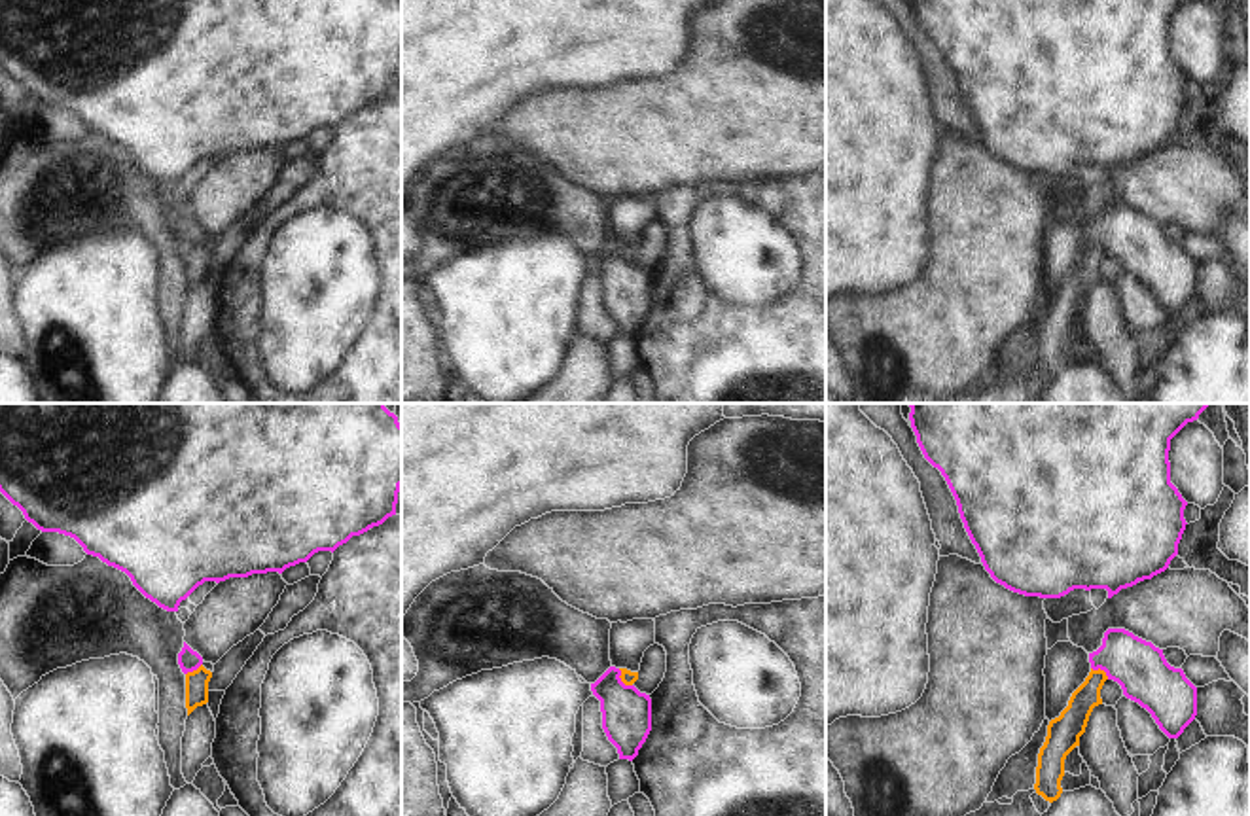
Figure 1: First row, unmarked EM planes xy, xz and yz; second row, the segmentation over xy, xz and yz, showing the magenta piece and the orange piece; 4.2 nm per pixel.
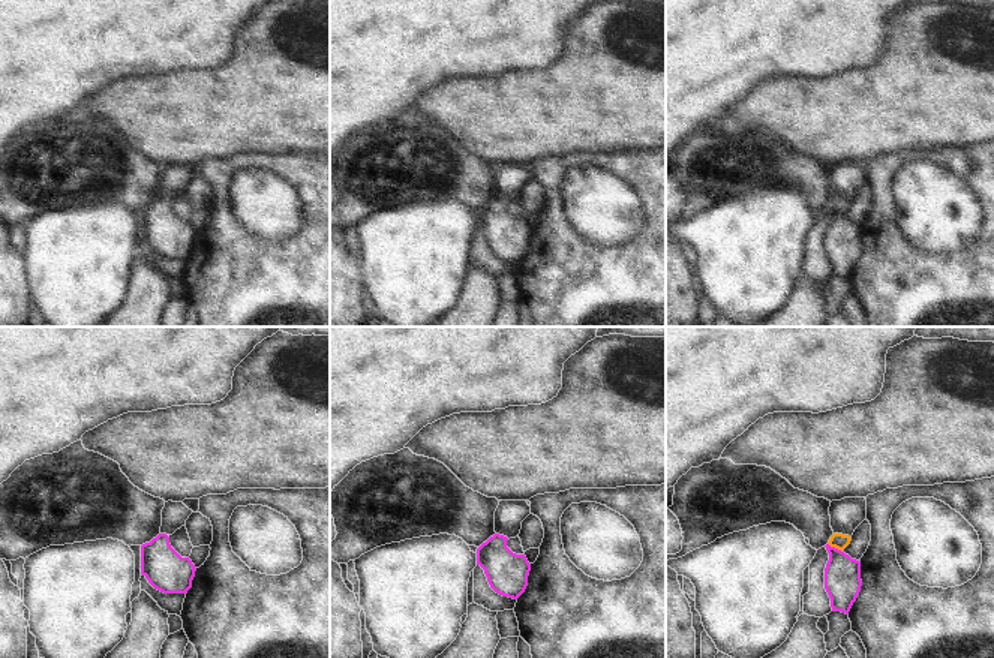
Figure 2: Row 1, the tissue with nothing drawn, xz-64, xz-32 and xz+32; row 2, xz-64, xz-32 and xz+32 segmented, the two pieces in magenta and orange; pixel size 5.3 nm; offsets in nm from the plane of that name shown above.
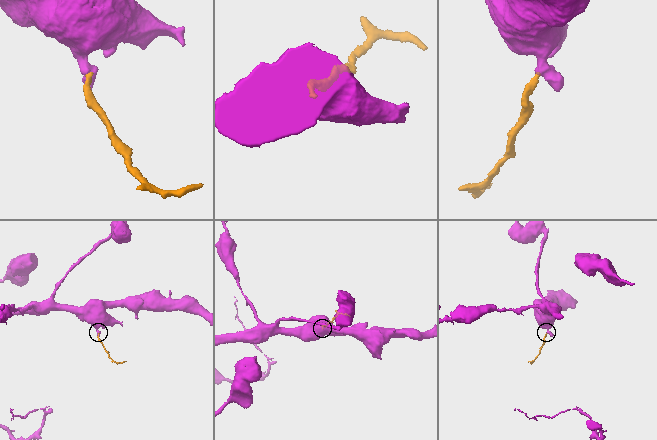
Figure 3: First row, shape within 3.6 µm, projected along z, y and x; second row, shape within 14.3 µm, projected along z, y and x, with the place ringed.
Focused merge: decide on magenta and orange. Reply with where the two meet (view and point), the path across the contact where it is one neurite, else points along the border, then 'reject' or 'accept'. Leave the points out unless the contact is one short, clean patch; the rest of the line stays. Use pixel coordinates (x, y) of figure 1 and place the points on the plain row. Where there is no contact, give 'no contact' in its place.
contact xz (620, 256); border xz (618, 245), (620, 254), (631, 262); reject

